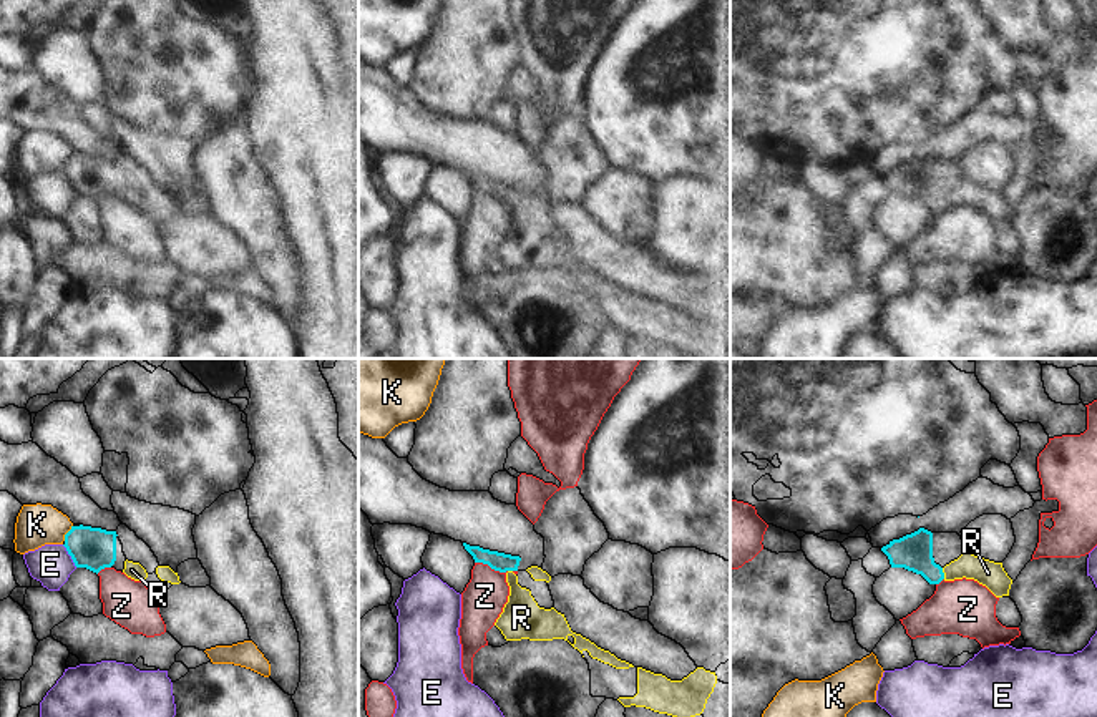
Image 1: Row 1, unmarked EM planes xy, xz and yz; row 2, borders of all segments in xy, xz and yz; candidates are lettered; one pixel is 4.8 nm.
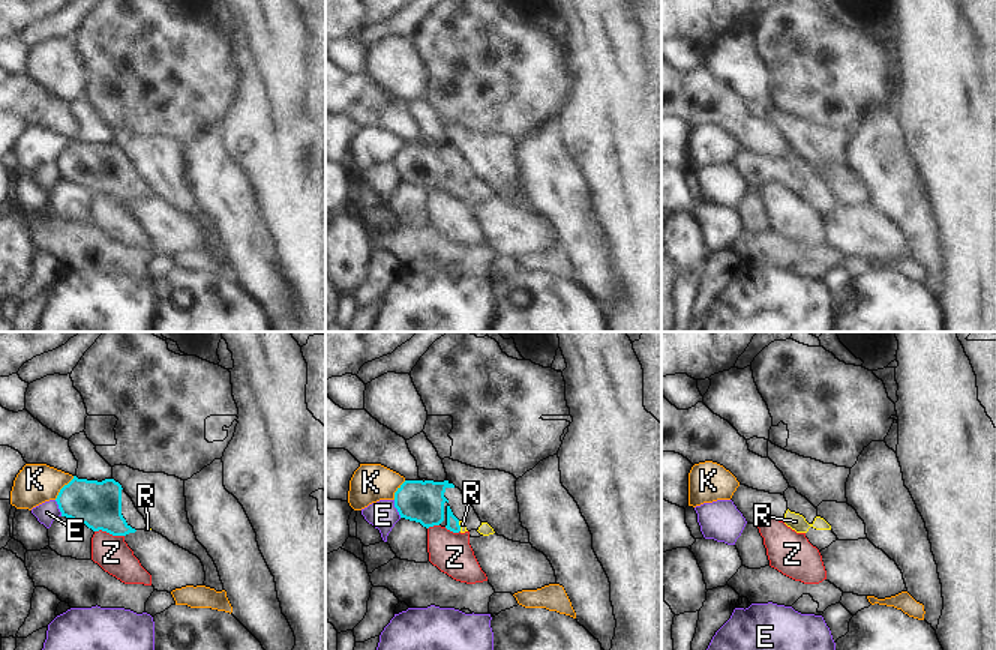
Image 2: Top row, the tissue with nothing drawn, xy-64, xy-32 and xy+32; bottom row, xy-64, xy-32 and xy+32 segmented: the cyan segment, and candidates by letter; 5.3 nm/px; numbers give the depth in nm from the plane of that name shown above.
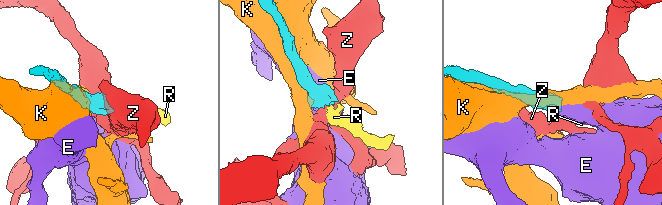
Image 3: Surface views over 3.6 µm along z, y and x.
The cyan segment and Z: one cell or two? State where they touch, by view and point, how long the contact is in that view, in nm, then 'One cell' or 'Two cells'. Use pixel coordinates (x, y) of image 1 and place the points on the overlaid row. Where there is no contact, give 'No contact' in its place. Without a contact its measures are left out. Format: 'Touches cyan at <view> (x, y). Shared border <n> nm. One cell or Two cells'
Touches cyan at xz (492, 568). Shared border 170 nm. Two cells.

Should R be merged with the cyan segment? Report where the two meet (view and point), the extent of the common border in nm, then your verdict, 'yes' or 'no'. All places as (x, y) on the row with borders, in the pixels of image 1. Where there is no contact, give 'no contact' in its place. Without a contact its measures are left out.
meets cyan in yz at (943, 573); contact 60 nm long; yes

